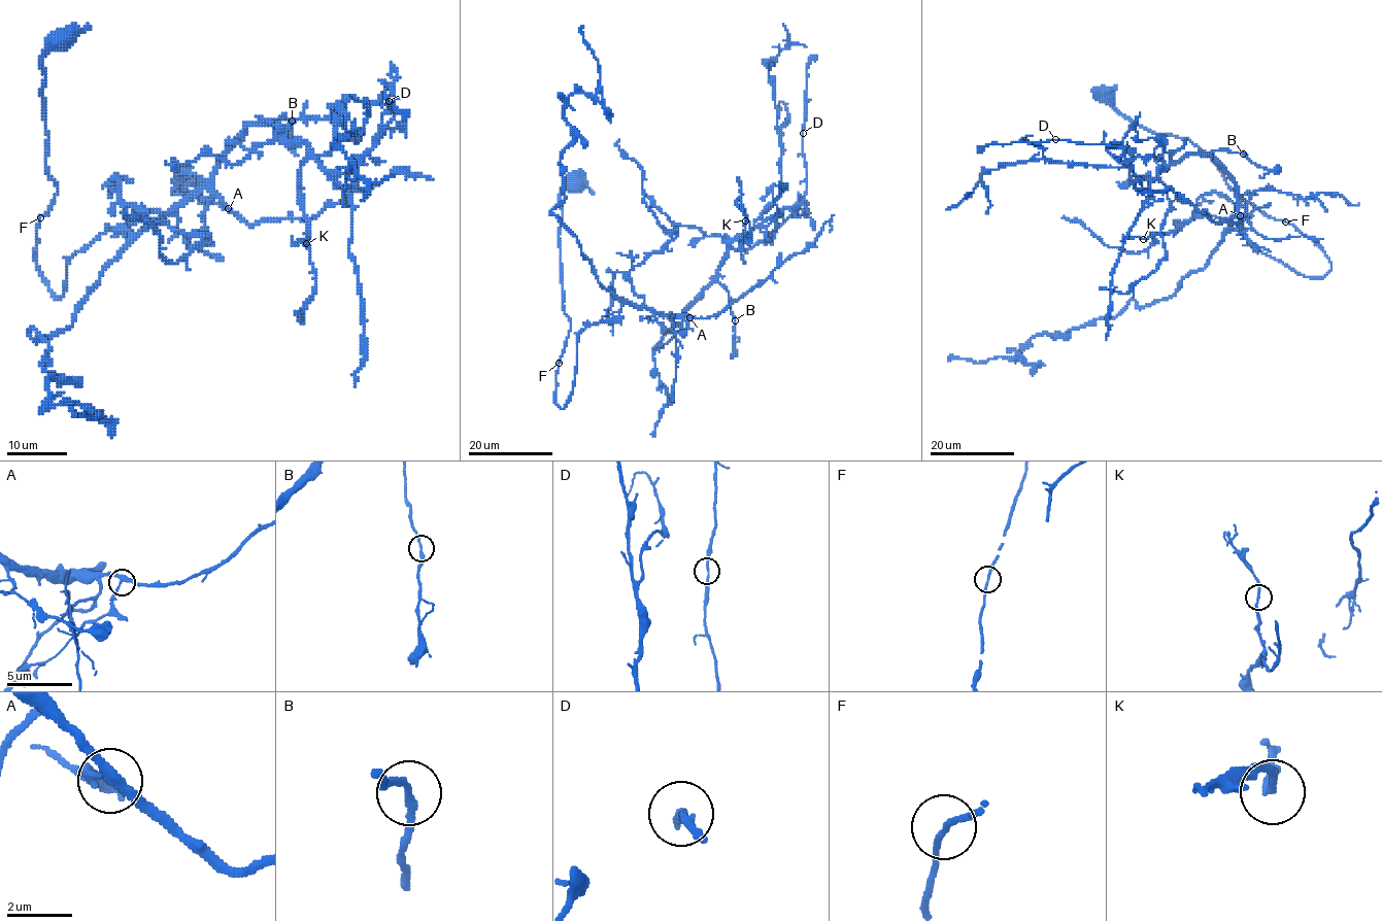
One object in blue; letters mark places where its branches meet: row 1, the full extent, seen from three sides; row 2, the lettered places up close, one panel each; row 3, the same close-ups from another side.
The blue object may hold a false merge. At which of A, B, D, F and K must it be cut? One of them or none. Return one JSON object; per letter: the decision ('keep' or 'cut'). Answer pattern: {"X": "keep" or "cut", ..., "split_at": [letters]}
{"A": "keep", "B": "keep", "D": "keep", "F": "keep", "K": "keep", "split_at": []}

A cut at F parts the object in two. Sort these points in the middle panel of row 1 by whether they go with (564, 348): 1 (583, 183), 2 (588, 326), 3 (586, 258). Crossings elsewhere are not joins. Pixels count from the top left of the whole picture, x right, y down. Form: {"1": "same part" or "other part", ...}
{"1": "same part", "2": "other part", "3": "other part"}

